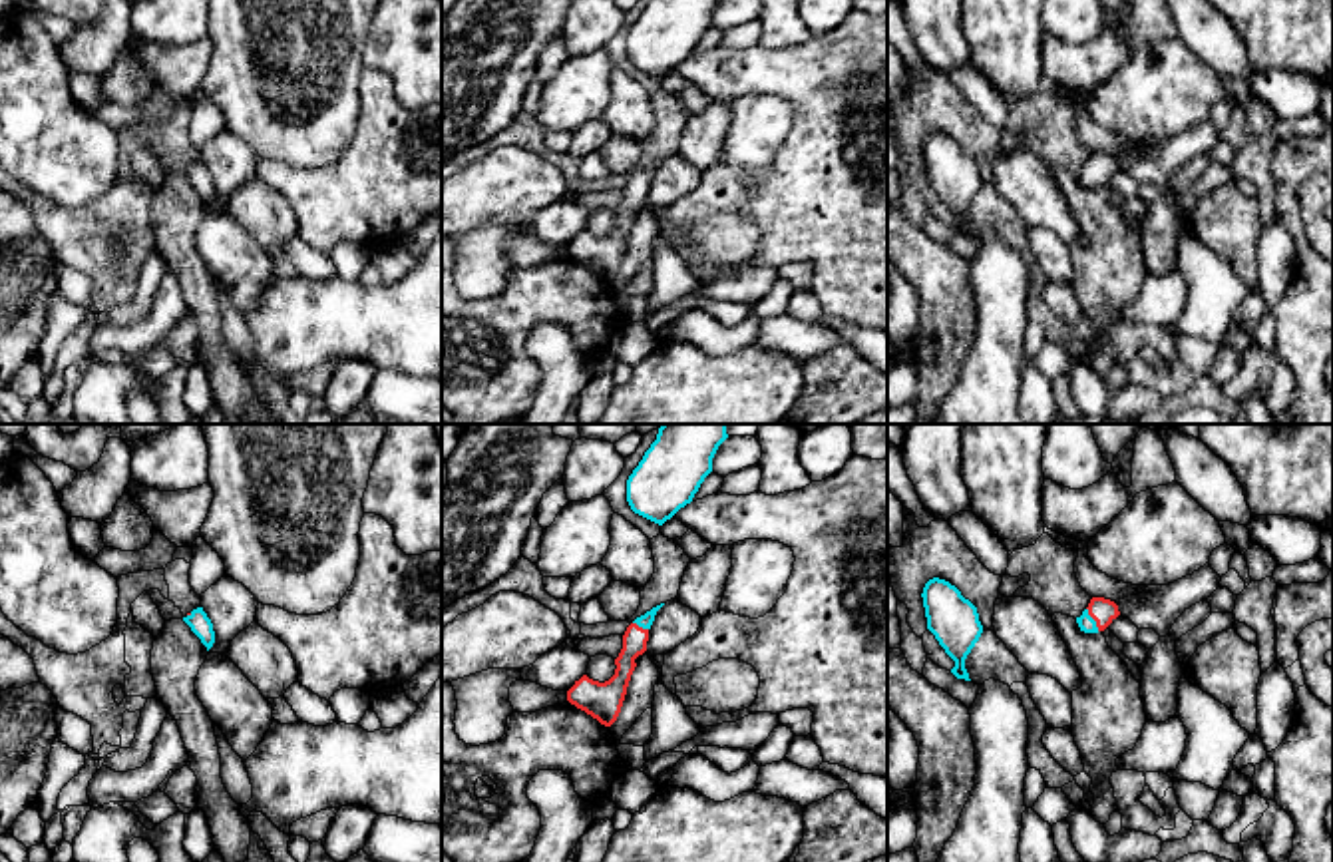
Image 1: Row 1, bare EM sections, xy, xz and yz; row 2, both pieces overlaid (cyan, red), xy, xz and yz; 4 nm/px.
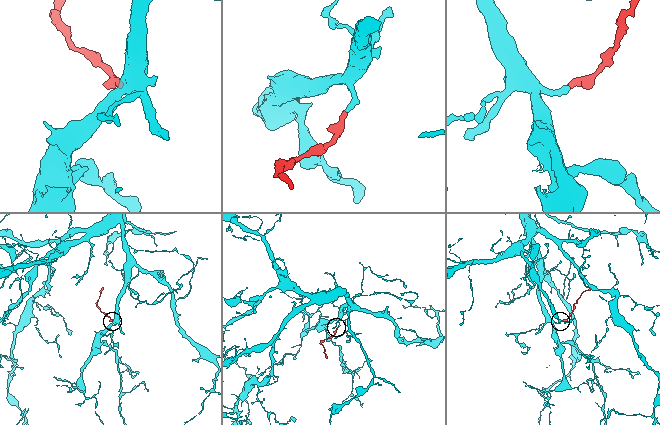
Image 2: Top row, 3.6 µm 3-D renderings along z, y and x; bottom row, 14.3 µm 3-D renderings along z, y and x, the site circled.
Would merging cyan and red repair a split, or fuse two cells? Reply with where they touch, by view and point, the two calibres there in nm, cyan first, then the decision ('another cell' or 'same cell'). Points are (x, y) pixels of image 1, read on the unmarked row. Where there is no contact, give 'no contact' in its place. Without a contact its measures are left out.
contact yz (1093, 174); calibres 70 and 100 nm; same cell

